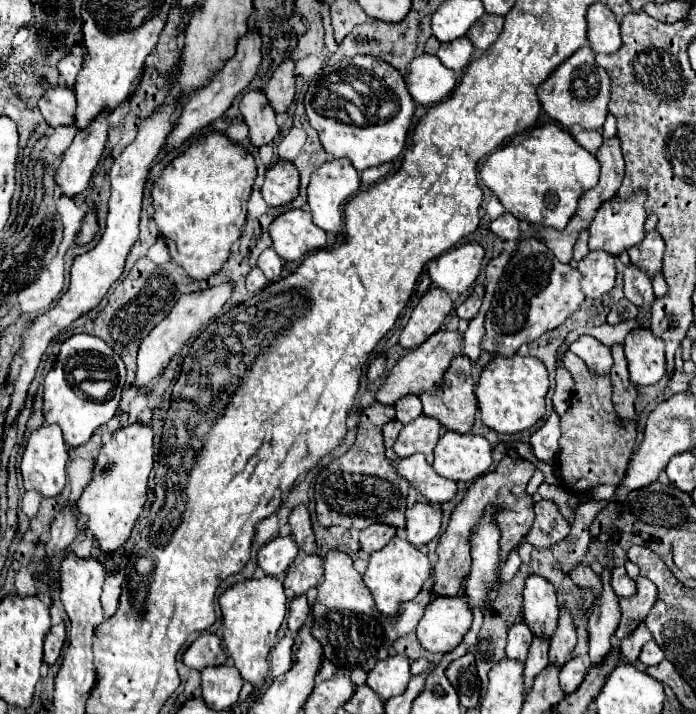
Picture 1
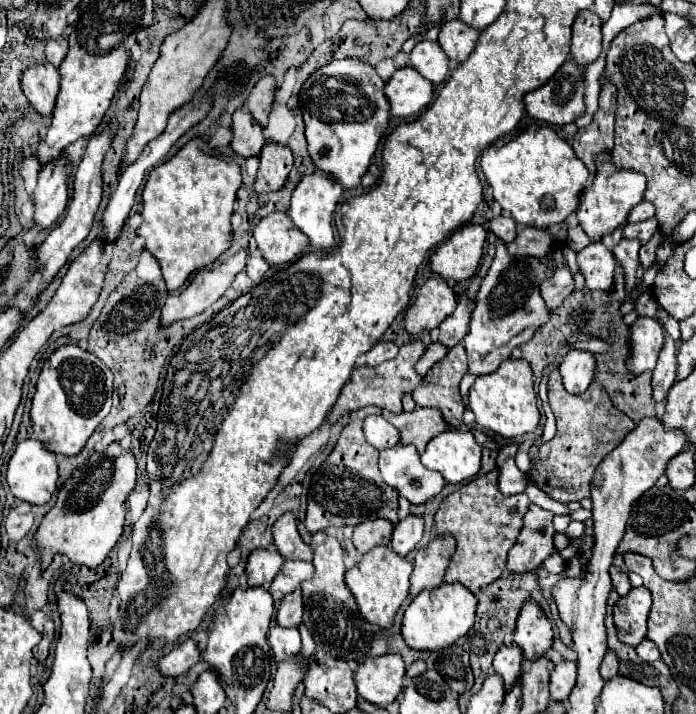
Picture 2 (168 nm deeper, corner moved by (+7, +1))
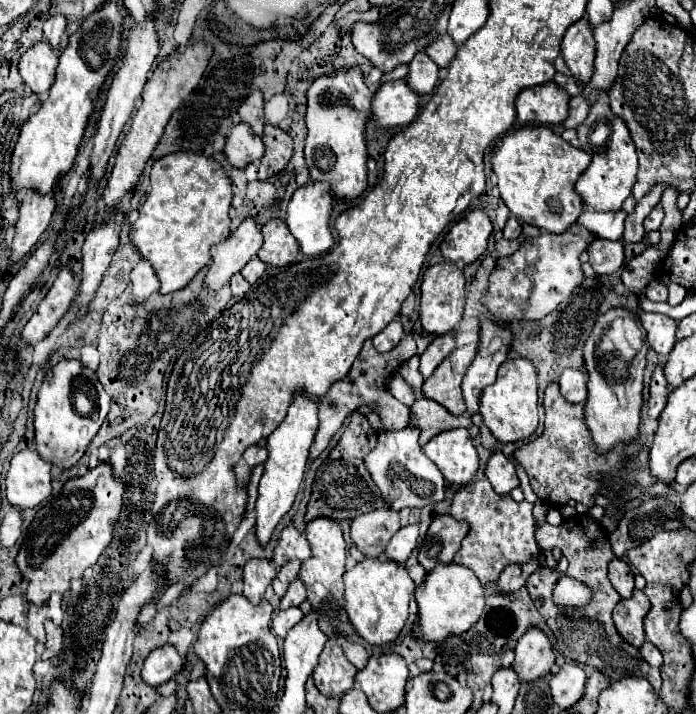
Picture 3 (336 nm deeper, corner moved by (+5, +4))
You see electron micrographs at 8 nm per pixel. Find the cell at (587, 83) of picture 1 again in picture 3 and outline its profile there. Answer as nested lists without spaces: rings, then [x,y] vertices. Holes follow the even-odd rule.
[[[553,82],[525,88],[515,100],[519,124],[559,124],[567,118],[569,94]]]

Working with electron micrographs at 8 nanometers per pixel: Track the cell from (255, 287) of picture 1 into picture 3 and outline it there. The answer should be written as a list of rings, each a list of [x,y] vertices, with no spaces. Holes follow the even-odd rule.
[[[235,274],[235,276],[229,280],[229,284],[231,284],[233,296],[237,296],[237,298],[243,298],[243,296],[247,294],[247,290],[249,290],[249,284],[247,284],[247,280],[243,280],[241,274]]]

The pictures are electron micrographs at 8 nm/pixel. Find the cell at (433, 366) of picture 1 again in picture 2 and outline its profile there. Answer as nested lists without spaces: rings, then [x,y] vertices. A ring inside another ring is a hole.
[[[417,339],[417,341],[403,345],[395,359],[389,359],[377,367],[365,367],[365,365],[355,367],[349,383],[343,387],[337,403],[329,411],[327,421],[335,423],[345,411],[355,411],[355,409],[361,409],[367,405],[375,405],[375,407],[381,407],[381,409],[387,409],[393,413],[401,413],[403,411],[403,395],[413,393],[417,387],[421,387],[425,383],[425,377],[417,375],[417,371],[415,371],[415,365],[423,357],[425,351],[427,351],[427,345],[421,339]]]

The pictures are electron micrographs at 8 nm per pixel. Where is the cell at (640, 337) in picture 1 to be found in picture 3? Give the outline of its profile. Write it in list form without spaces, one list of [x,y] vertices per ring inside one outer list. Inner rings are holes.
[[[643,312],[639,316],[639,320],[641,320],[643,328],[647,330],[649,346],[659,356],[667,356],[675,344],[677,322],[665,314],[657,314],[657,312]]]

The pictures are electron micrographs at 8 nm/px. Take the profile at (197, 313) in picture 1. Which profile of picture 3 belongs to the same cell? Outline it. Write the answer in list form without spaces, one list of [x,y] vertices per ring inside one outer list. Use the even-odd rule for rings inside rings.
[[[245,218],[237,230],[231,232],[231,236],[211,248],[213,262],[209,266],[209,272],[205,276],[207,288],[219,290],[223,284],[229,282],[229,278],[257,254],[257,250],[263,244],[261,228],[257,226],[255,218]]]

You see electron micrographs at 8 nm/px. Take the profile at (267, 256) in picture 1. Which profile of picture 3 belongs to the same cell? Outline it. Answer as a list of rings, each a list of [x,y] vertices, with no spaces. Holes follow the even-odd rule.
[[[253,258],[253,260],[251,260],[251,262],[241,270],[243,278],[245,278],[249,284],[255,284],[255,282],[261,278],[263,272],[265,272],[265,264],[259,262],[257,258]]]

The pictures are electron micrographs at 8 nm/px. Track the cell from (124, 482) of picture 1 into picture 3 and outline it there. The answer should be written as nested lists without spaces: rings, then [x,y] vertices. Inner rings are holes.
[[[105,462],[95,466],[87,474],[79,476],[77,480],[75,478],[67,480],[61,494],[55,498],[55,502],[49,500],[45,506],[37,510],[31,526],[27,528],[19,554],[15,558],[21,576],[27,580],[27,590],[25,590],[27,602],[35,606],[43,606],[53,592],[59,592],[63,596],[71,588],[71,580],[81,578],[83,570],[97,562],[97,558],[113,538],[113,526],[119,518],[121,506],[123,506],[123,484],[113,478],[111,466]]]

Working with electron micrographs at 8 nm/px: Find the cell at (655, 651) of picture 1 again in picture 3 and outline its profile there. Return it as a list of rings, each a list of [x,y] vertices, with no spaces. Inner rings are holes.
[[[643,644],[643,648],[641,648],[641,656],[643,656],[643,660],[649,664],[649,666],[653,666],[653,668],[659,668],[661,664],[663,664],[663,658],[661,658],[661,652],[653,646],[653,644]]]

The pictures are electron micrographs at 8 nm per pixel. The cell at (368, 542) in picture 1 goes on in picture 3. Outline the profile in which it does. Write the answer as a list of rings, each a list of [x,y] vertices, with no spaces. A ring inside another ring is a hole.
[[[381,508],[361,514],[353,520],[351,540],[367,558],[375,558],[383,554],[383,548],[399,528],[401,528],[399,512]]]

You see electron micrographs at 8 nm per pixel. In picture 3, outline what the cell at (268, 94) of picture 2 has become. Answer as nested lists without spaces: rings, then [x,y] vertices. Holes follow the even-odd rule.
[[[253,92],[247,96],[247,100],[239,106],[239,118],[241,122],[249,124],[257,136],[263,136],[263,94]]]

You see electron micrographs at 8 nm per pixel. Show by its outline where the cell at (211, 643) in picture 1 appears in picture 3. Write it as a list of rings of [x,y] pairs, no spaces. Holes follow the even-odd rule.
[[[165,644],[161,648],[155,648],[147,656],[145,666],[141,670],[141,678],[145,684],[157,688],[163,682],[171,680],[173,676],[177,676],[183,670],[183,666],[185,666],[185,658],[181,658],[171,644]]]

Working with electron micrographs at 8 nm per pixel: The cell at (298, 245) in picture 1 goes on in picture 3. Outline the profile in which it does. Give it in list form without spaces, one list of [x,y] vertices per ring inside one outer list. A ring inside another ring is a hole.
[[[269,220],[261,228],[263,232],[263,246],[257,252],[259,260],[263,260],[269,266],[289,266],[297,260],[299,244],[295,244],[295,238],[287,232],[285,222],[281,220]]]

